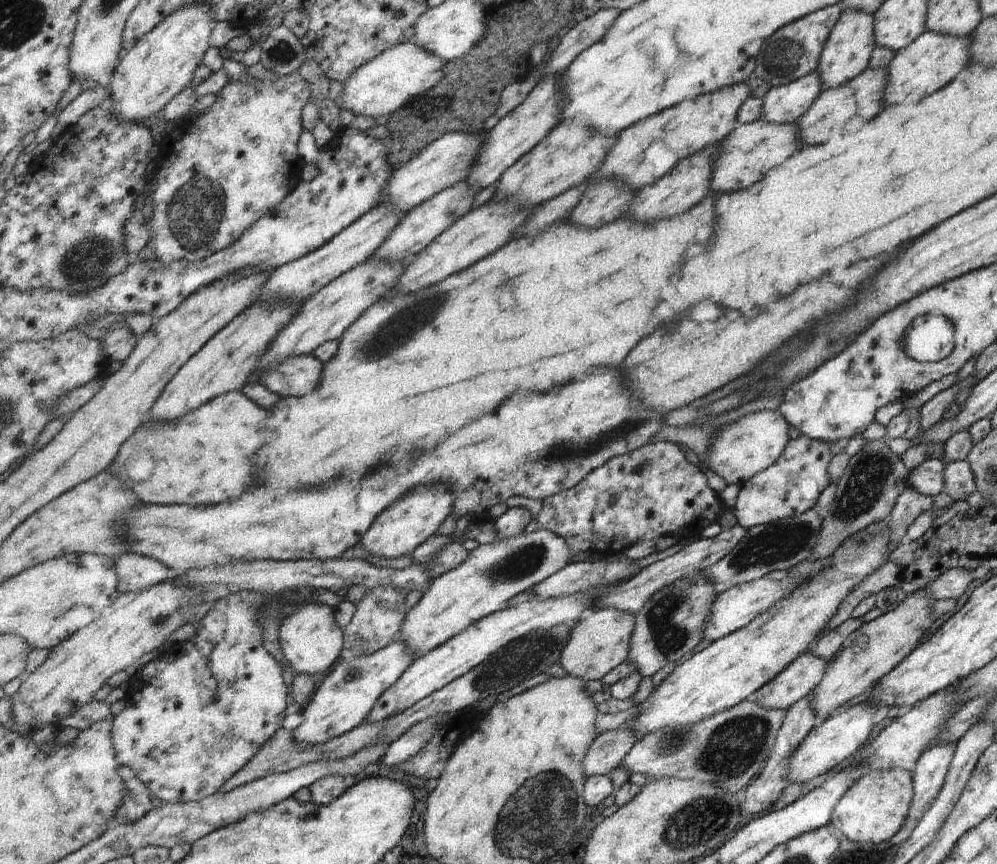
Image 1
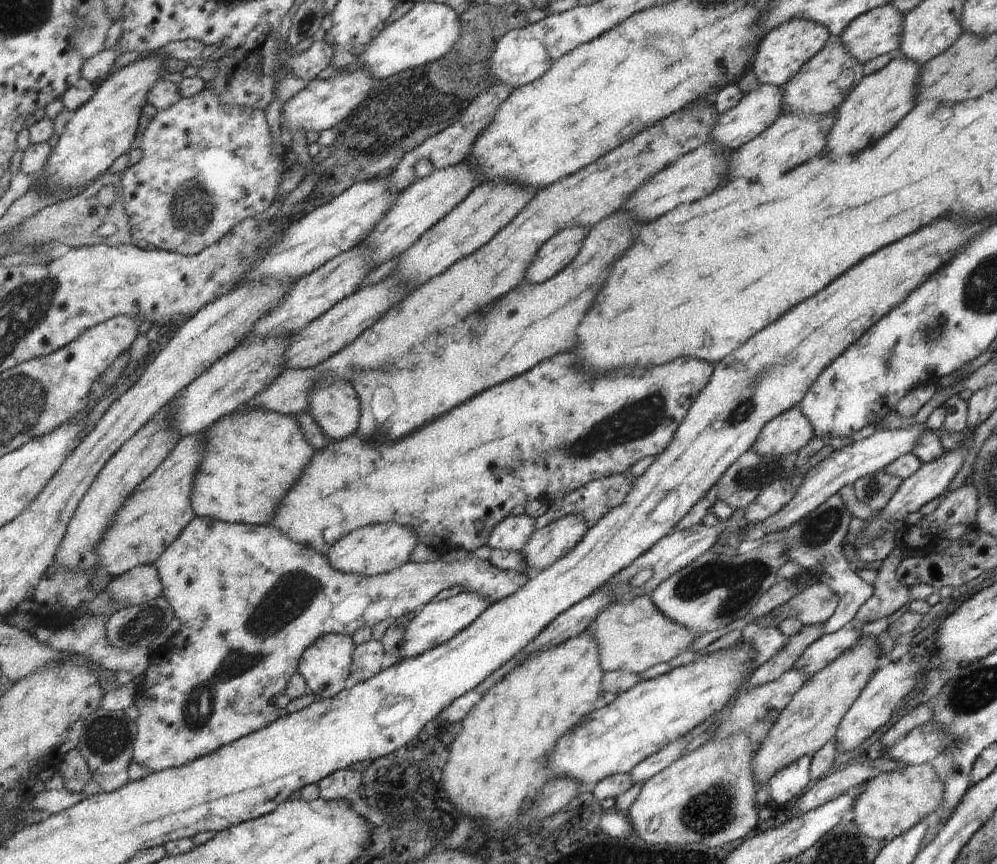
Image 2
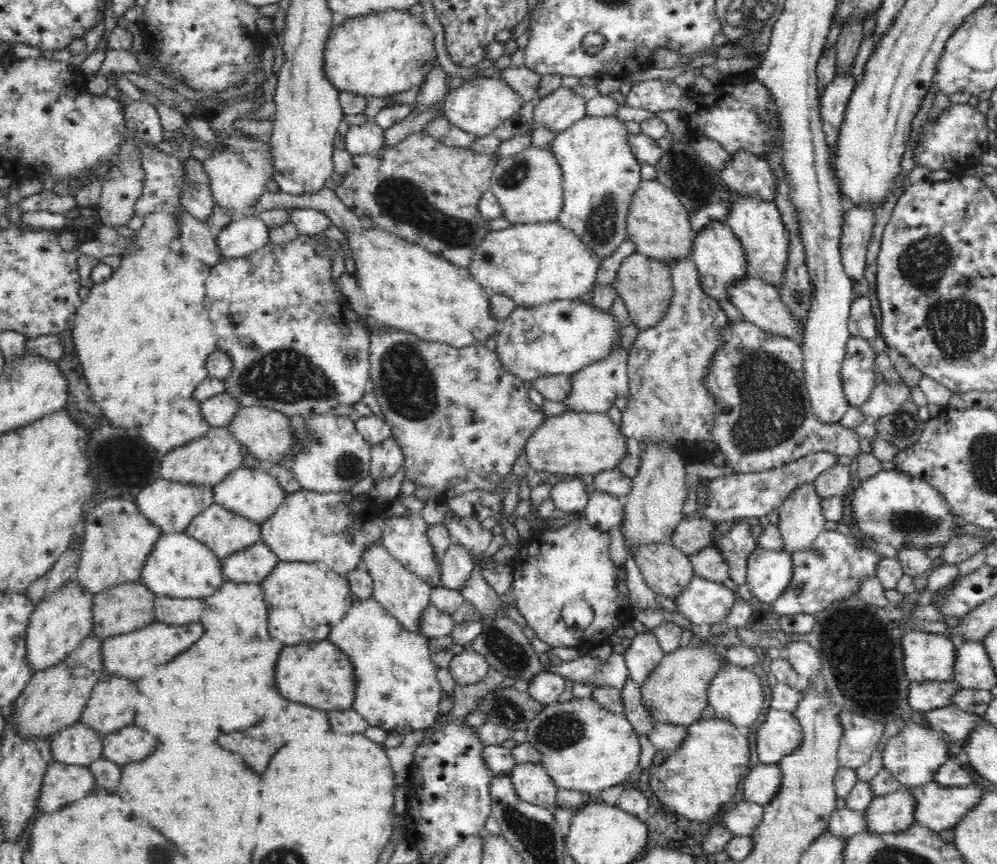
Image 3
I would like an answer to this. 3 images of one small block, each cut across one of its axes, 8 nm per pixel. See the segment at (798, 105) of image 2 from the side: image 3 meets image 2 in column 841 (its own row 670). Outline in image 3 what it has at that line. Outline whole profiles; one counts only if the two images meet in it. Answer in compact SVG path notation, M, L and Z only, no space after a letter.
M89 636L82 641L78 648L74 649L74 652L66 656L60 664L32 675L26 688L11 706L11 711L5 715L5 722L15 730L15 734L22 740L44 740L44 738L50 738L52 735L60 732L60 730L70 728L70 726L78 723L82 709L87 706L93 686L102 678L103 668L101 654L99 654L102 641L99 638Z

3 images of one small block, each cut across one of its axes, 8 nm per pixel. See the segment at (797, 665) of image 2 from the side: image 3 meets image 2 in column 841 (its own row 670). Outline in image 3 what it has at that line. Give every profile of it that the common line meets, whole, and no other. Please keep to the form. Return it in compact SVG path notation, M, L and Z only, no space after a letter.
M638 632L623 654L627 671L635 683L642 684L665 655L653 632Z

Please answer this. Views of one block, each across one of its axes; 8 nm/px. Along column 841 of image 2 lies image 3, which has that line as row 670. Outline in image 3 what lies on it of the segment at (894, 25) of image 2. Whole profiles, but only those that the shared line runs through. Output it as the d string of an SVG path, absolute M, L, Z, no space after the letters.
M73 578L54 596L48 596L36 608L31 622L26 629L26 658L31 671L42 672L56 664L60 664L75 648L82 644L91 634L92 612L91 604L94 594L83 592L77 581Z

